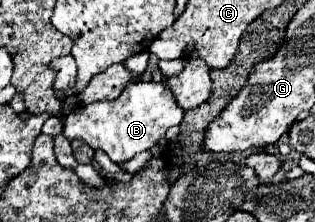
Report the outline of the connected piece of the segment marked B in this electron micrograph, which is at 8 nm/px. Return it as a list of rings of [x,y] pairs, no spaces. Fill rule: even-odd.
[[[149,52],[135,54],[125,60],[125,68],[131,70],[133,78],[123,88],[121,96],[115,100],[101,100],[85,106],[77,106],[65,116],[63,136],[73,142],[81,140],[93,150],[103,150],[113,162],[127,162],[139,152],[151,150],[171,126],[177,126],[183,120],[183,110],[177,106],[171,88],[165,82],[145,82],[141,80],[143,70],[147,68]]]

